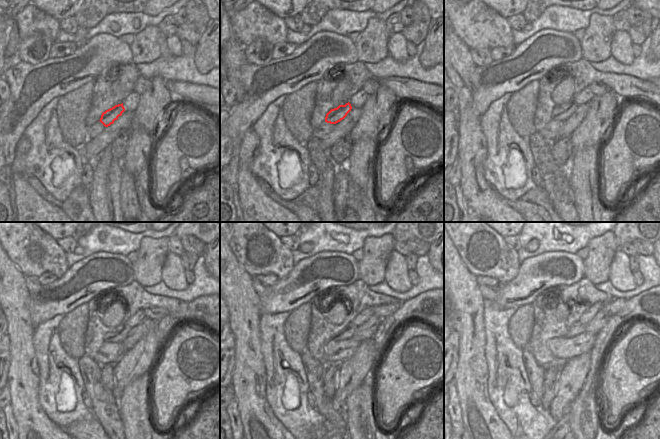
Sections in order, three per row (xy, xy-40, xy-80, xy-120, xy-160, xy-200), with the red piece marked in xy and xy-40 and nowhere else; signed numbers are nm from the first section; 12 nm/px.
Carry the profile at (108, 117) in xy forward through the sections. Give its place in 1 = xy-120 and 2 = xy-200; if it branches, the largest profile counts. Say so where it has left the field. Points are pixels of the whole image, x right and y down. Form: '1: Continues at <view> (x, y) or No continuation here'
1: Continues at xy-120 (117, 336)
2: Continues at xy-200 (577, 328)

